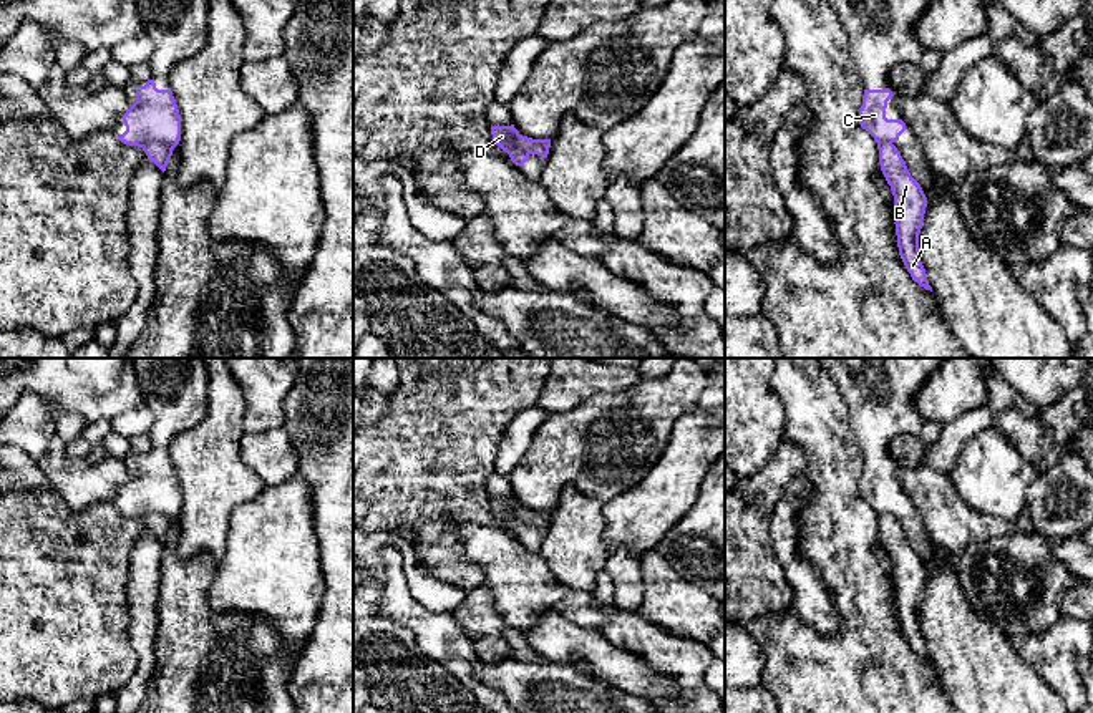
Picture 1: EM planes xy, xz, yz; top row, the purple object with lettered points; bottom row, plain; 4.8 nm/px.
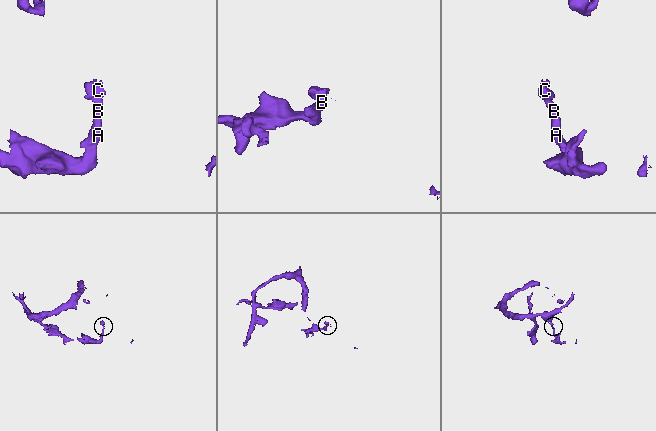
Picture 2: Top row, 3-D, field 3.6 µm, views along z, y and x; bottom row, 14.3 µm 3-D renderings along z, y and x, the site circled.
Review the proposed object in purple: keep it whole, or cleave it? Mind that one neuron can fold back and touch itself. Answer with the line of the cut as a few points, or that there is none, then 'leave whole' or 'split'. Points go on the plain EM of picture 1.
xy (141, 518), (151, 513), (165, 513), (174, 518) | split

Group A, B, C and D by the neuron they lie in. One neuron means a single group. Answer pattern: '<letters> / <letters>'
A B / C D

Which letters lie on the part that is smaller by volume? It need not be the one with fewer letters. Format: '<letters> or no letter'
A, B

